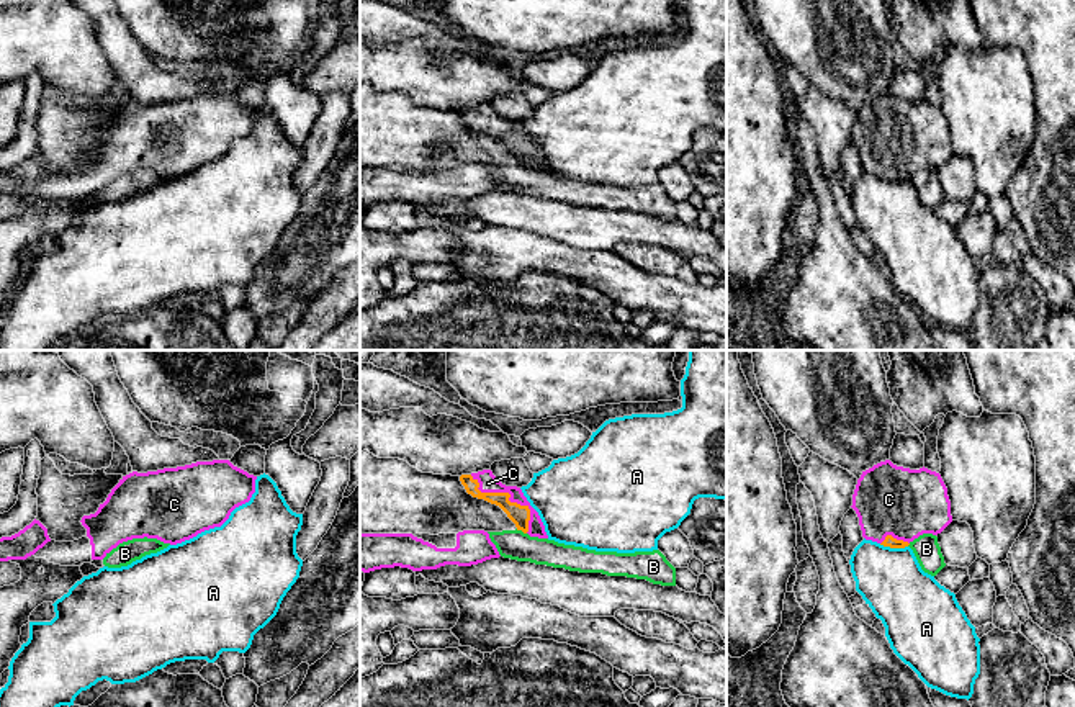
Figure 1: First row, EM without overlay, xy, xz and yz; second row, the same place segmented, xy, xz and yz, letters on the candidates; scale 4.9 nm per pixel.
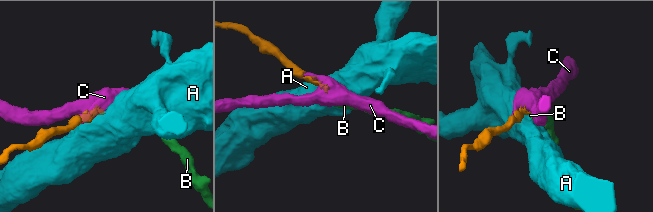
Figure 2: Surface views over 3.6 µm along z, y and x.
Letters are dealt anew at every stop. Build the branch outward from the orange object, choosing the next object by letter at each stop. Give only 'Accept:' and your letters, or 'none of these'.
Accept: C

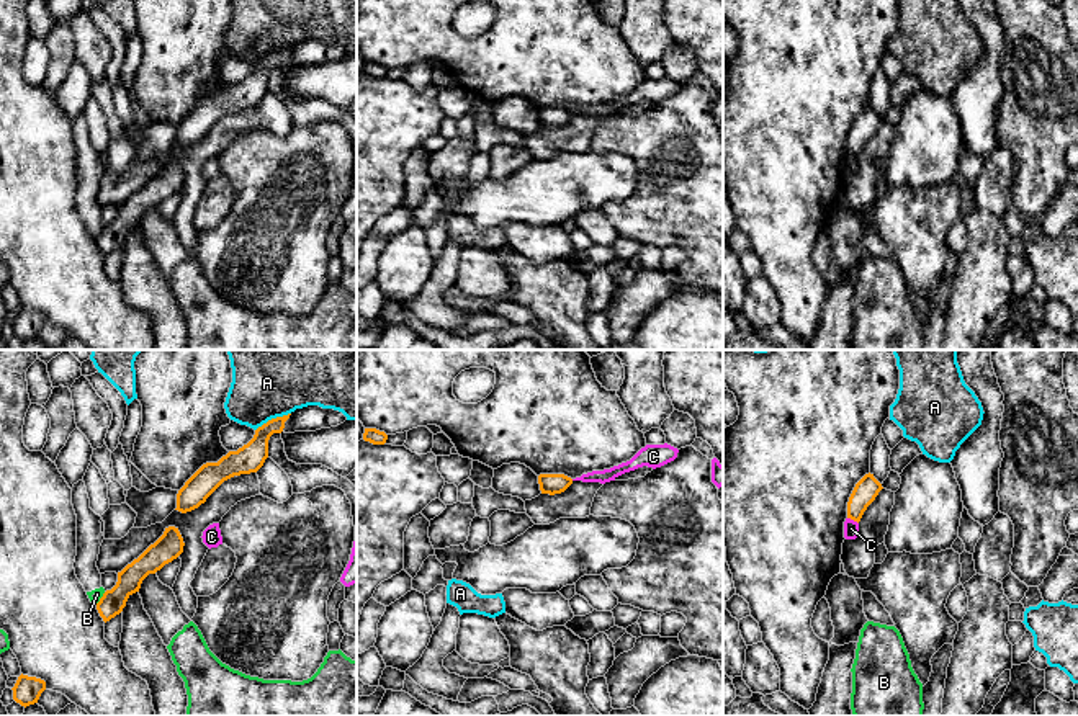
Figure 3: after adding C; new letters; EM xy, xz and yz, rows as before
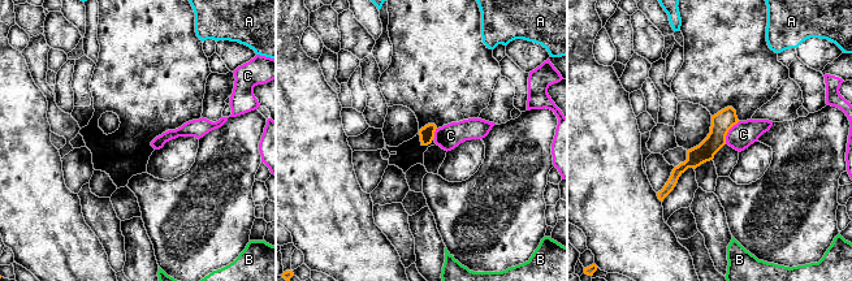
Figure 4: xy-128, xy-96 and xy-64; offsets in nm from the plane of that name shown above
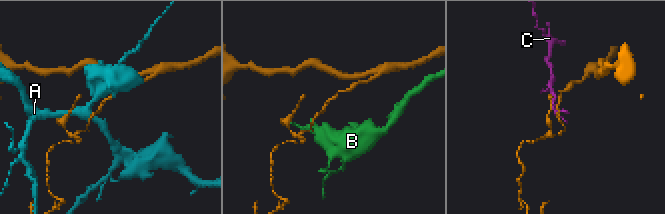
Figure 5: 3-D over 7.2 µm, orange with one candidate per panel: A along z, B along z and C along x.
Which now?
Accept: none of these

